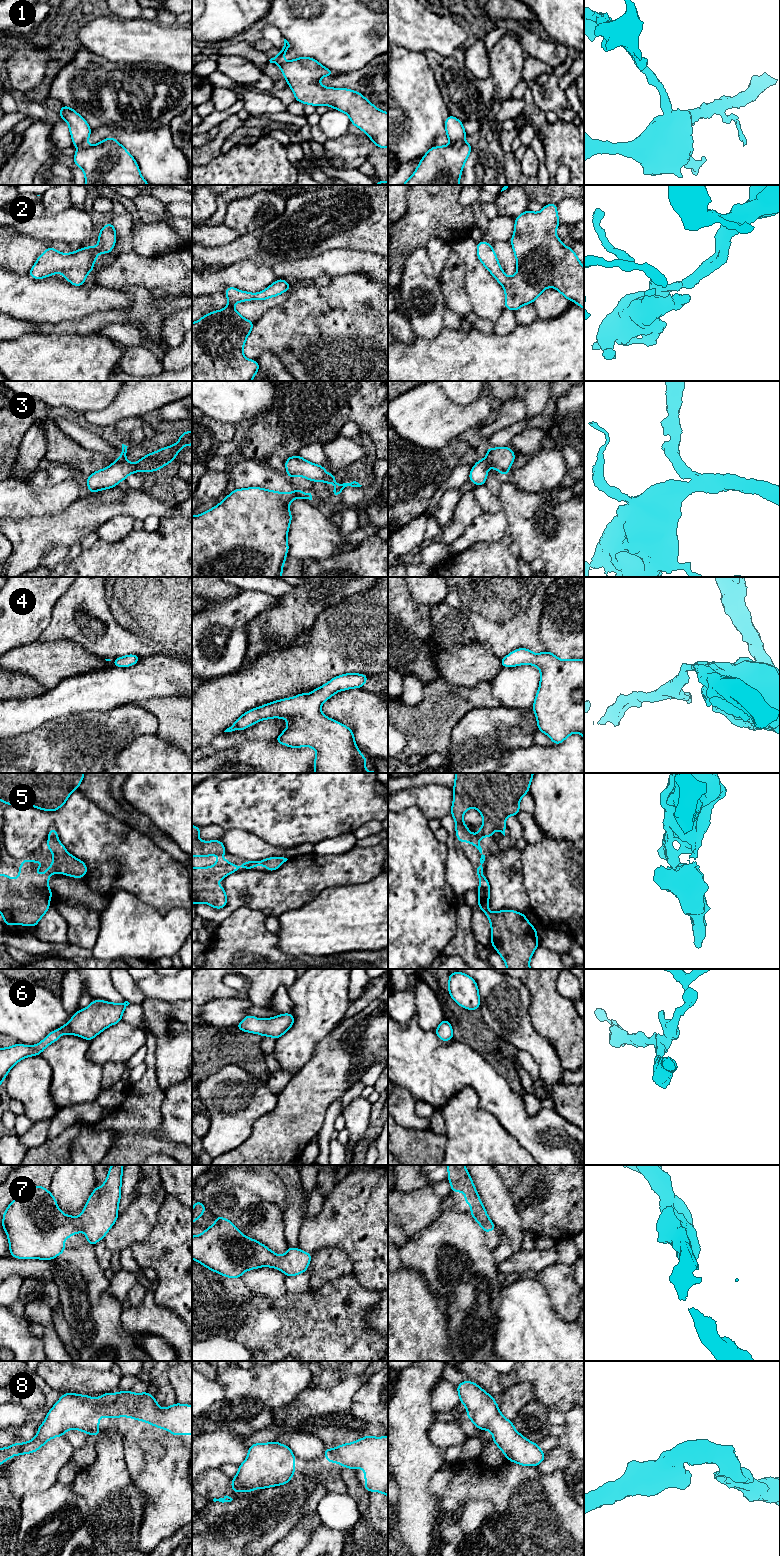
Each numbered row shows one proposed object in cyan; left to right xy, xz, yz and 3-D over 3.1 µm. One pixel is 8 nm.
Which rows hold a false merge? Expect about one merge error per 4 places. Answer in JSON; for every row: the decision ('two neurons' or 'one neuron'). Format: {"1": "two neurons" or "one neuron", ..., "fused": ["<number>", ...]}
{"1": "two neurons", "2": "one neuron", "3": "one neuron", "4": "one neuron", "5": "one neuron", "6": "one neuron", "7": "one neuron", "8": "one neuron", "fused": ["1"]}

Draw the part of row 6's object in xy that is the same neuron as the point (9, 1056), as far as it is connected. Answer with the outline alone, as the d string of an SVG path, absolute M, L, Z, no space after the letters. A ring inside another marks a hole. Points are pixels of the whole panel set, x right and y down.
M93 1000L85 1009L78 1010L68 1023L50 1032L37 1045L14 1044L12 1047L0 1048L0 1084L10 1069L20 1060L40 1055L51 1043L62 1034L71 1034L91 1041L95 1036L111 1025L122 1021L122 1014L130 1003L109 1003L104 1000Z

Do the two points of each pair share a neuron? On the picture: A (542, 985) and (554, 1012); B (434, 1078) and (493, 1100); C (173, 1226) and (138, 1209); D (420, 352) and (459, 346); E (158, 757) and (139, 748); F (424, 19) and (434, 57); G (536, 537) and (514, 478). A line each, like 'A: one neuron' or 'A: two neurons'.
A: one neuron
B: one neuron
C: two neurons
D: one neuron
E: one neuron
F: two neurons
G: two neurons

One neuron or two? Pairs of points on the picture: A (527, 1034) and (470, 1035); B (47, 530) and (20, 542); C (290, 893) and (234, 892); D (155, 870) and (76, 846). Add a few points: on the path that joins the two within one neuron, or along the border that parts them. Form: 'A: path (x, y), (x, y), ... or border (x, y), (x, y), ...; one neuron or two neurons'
A: border (482, 1017), (483, 1021), (495, 1033), (517, 1048); two neurons
B: path (40, 534), (27, 542); one neuron
C: path (276, 892), (248, 892); one neuron
D: path (135, 864), (119, 857), (108, 846), (96, 846); one neuron

